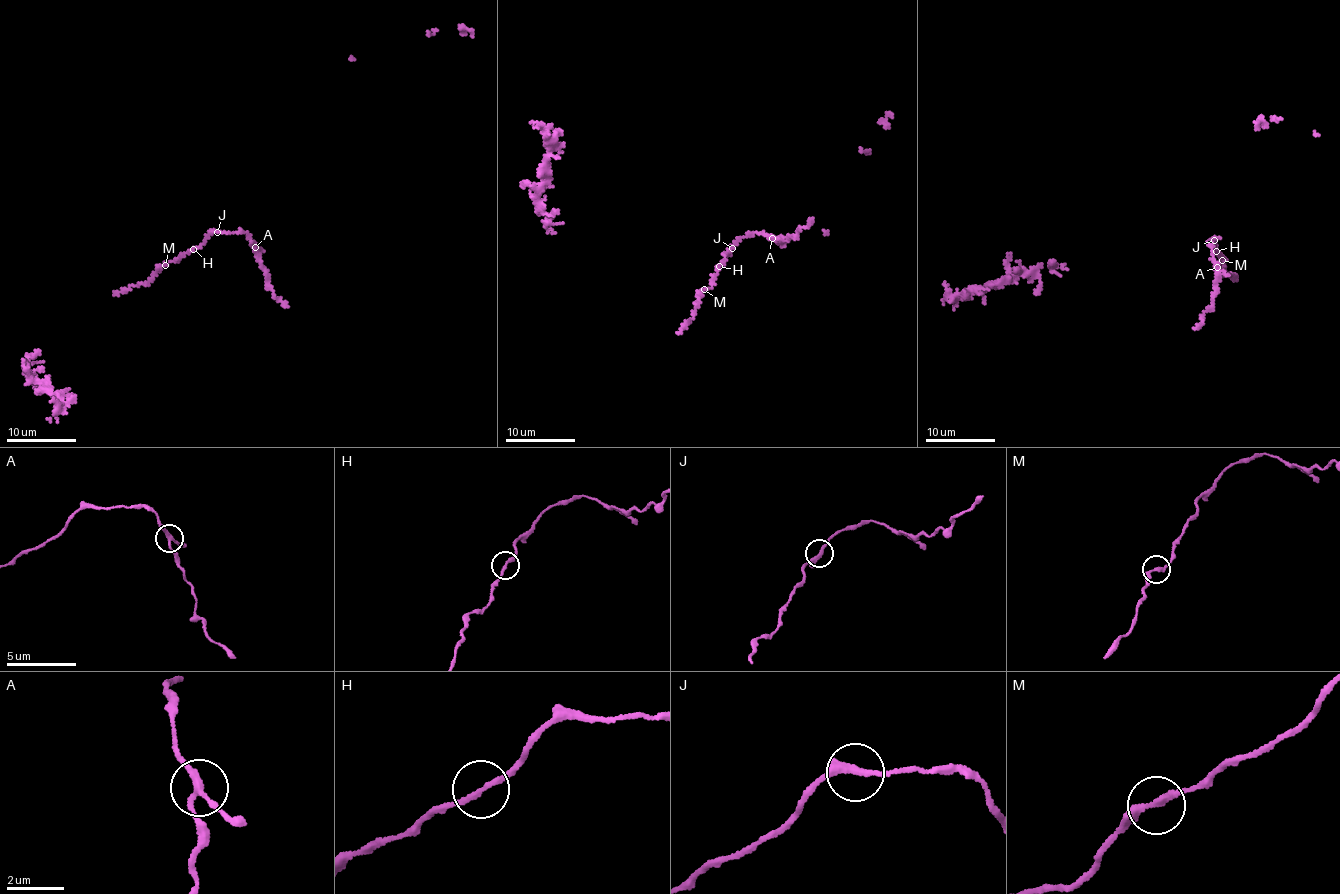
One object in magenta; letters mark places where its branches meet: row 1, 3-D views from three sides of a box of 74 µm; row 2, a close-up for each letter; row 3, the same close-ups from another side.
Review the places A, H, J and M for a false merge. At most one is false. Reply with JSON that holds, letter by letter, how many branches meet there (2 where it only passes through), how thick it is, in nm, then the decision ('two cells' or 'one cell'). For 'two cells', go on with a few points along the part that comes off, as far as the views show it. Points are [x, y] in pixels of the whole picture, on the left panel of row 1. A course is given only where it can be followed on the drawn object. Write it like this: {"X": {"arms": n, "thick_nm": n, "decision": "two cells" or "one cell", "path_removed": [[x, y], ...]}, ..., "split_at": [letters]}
{"A": {"arms": 3, "thick_nm": 200, "decision": "one cell"}, "H": {"arms": 2, "thick_nm": 190, "decision": "one cell"}, "J": {"arms": 3, "thick_nm": 240, "decision": "one cell"}, "M": {"arms": 2, "thick_nm": 240, "decision": "one cell"}, "split_at": []}

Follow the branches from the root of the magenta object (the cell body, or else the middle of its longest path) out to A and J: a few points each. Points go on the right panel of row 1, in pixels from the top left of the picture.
A: (1222, 258), (1214, 246), (1216, 240), (1210, 241), (1212, 259), (1218, 267)
J: (1222, 258), (1216, 251), (1214, 240)

